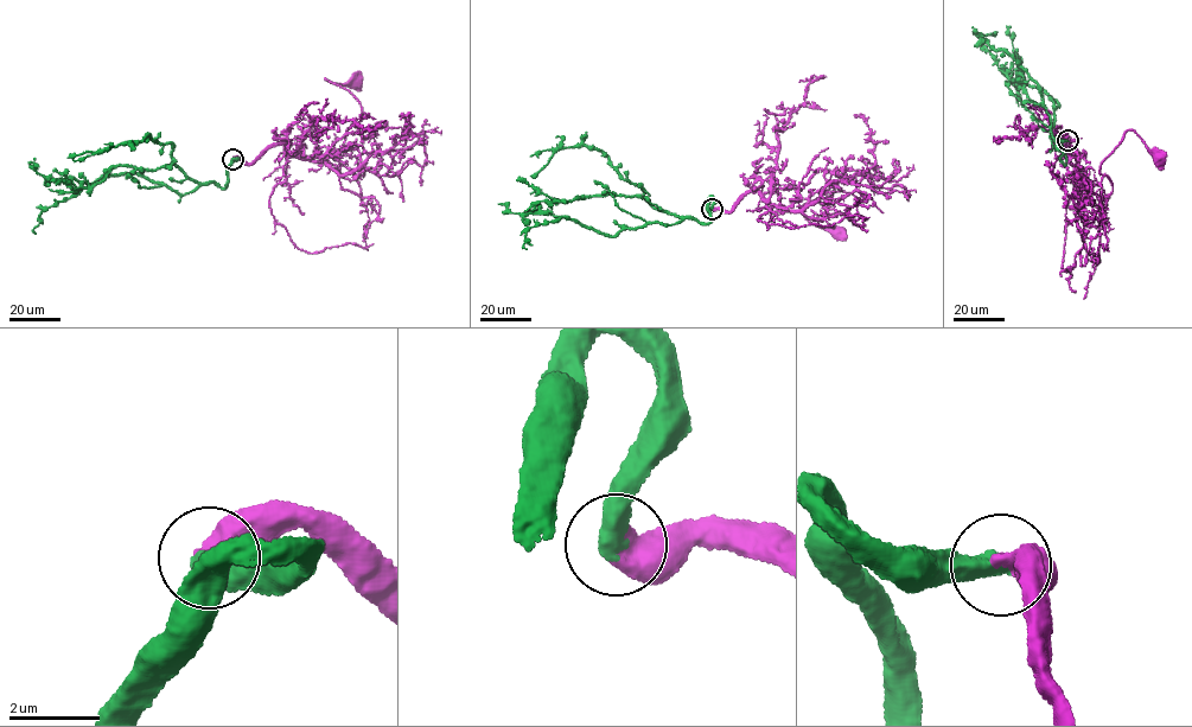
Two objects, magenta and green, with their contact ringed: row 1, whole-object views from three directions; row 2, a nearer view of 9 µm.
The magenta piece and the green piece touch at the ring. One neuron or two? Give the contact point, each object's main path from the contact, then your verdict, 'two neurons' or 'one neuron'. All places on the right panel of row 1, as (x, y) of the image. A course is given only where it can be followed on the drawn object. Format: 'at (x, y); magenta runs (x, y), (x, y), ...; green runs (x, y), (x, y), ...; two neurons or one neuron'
at (1068, 140); magenta runs (1068, 140), (1092, 191), (1108, 198), (1111, 183), (1101, 174), (1100, 166), (1124, 133), (1132, 129), (1160, 158); green runs (1068, 140), (1058, 138), (1064, 165), (1050, 135), (1059, 106), (1043, 89), (1015, 82), (1019, 106); one neuron

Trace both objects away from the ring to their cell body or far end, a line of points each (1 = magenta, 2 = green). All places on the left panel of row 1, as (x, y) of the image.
1: (233, 159), (250, 164), (282, 144), (289, 155), (320, 161), (337, 152), (362, 110), (325, 78), (354, 81)
2: (233, 159), (223, 189), (212, 182), (178, 195), (131, 173), (103, 176), (42, 211), (36, 234)

